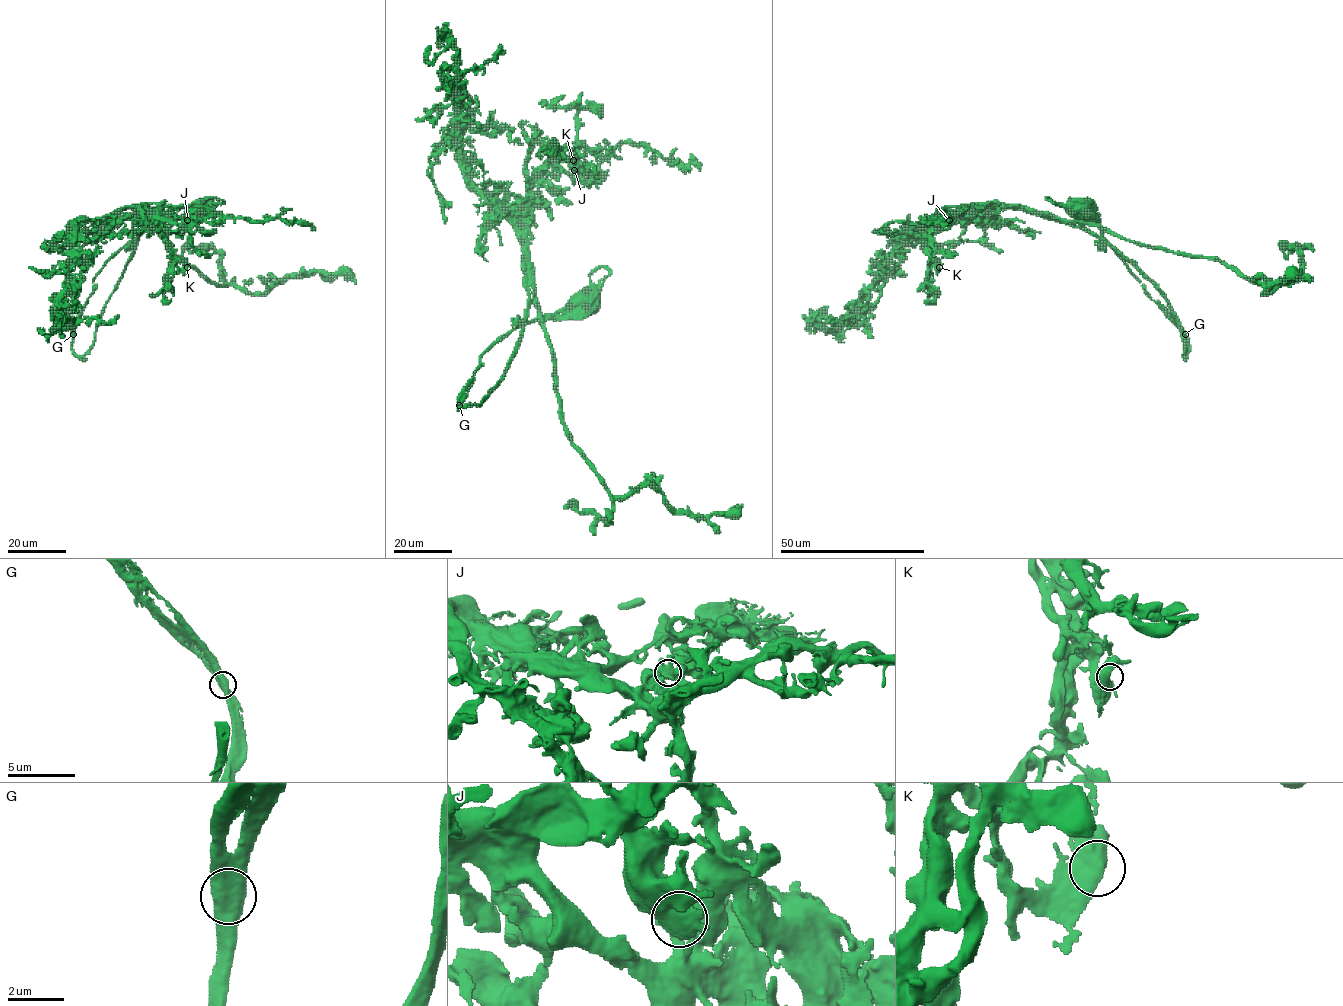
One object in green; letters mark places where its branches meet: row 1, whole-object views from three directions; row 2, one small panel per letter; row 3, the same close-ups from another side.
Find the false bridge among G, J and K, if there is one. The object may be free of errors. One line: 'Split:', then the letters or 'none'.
Split: none

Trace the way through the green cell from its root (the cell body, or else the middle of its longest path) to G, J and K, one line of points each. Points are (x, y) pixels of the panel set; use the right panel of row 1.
G: (1087, 207), (1093, 209), (1103, 238), (1165, 300), (1177, 321), (1184, 356), (1187, 349), (1185, 335)
J: (1087, 207), (1093, 209), (1095, 222), (1061, 220), (1004, 205), (965, 205), (954, 211), (949, 220)
K: (1087, 207), (1093, 209), (1095, 222), (1061, 220), (1013, 206), (965, 205), (924, 236), (935, 268), (939, 267)

